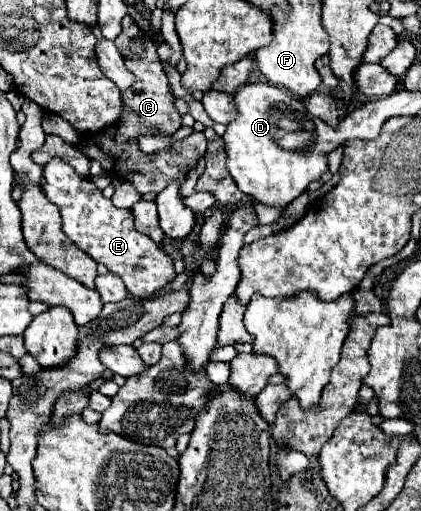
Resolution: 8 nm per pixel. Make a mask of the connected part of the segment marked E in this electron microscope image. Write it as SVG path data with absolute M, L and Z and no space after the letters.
M50 159L50 163L42 167L40 187L44 195L60 209L62 229L74 241L74 245L88 253L96 263L106 265L108 271L116 273L134 297L152 297L176 277L174 263L162 251L162 247L134 229L132 211L114 207L112 201L106 199L88 177L78 175L62 159Z

